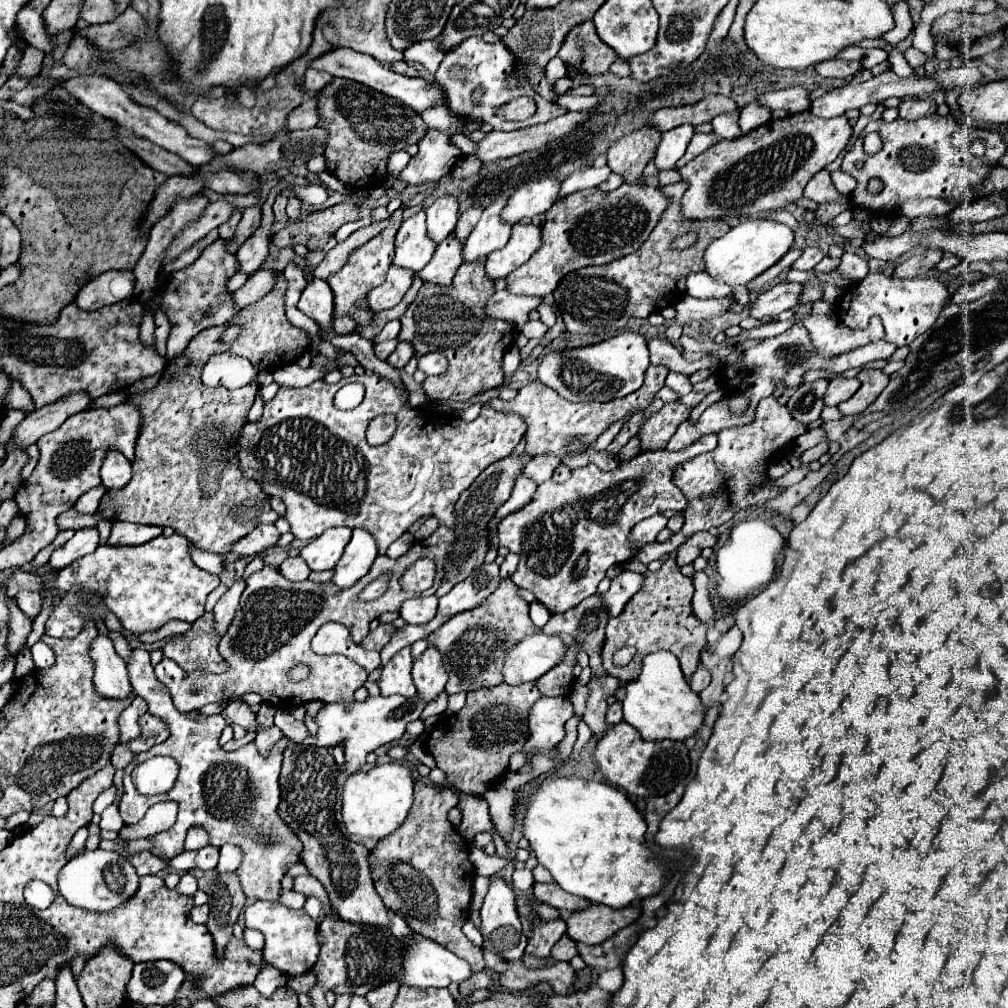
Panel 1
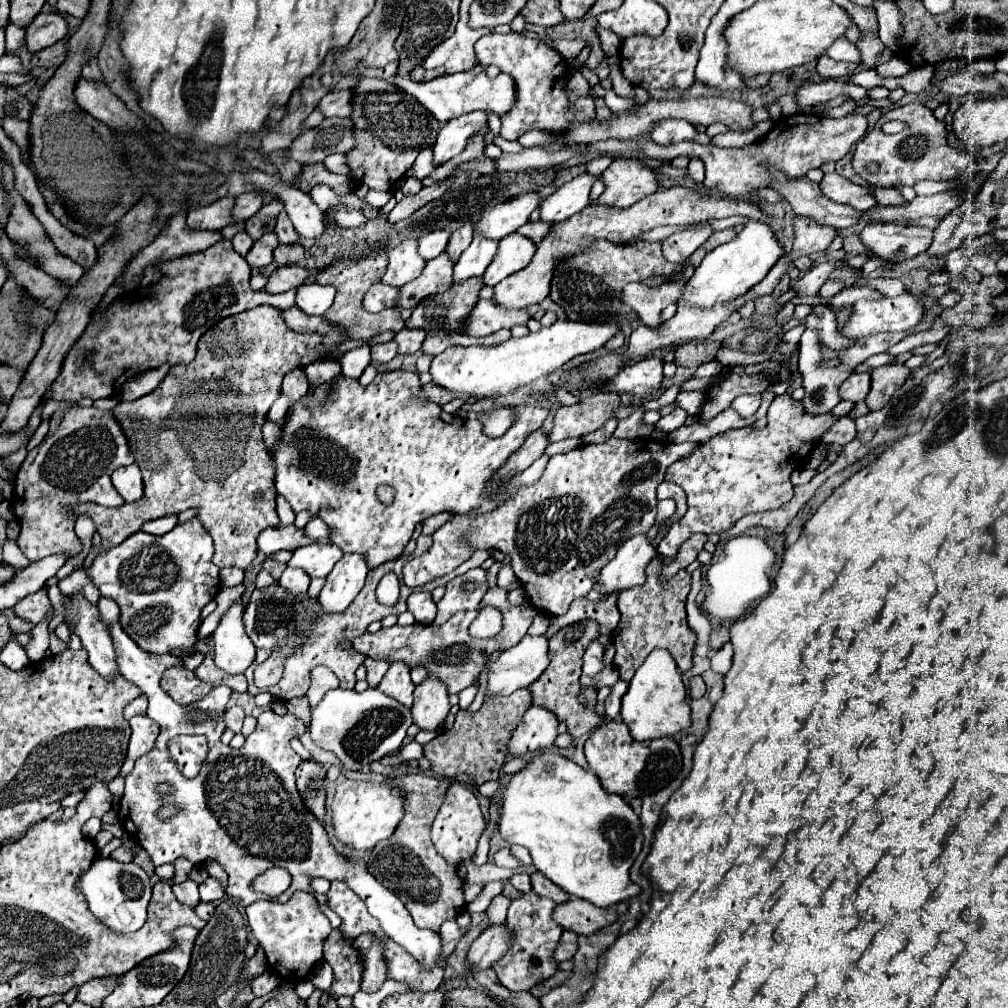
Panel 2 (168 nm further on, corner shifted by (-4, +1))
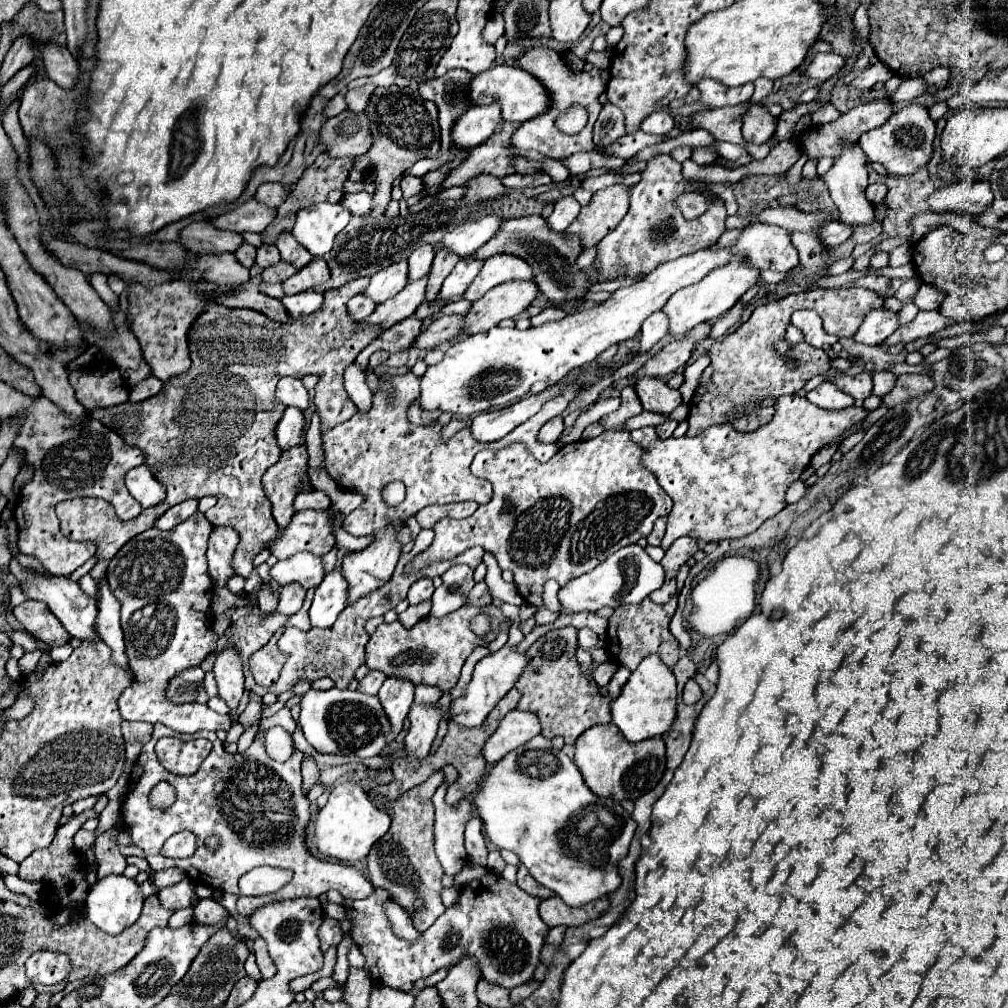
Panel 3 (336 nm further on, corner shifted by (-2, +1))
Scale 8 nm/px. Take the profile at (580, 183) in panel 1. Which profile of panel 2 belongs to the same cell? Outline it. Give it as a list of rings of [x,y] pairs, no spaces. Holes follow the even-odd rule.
[[[582,173],[572,181],[568,181],[566,185],[562,185],[556,193],[552,193],[548,199],[542,201],[540,205],[542,221],[548,221],[548,223],[566,221],[572,215],[580,213],[590,203],[588,193],[594,181],[596,181],[594,175]]]

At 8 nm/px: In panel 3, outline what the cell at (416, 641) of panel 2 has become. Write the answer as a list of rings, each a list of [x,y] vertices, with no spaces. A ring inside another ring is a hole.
[[[486,605],[486,607],[462,607],[442,619],[428,615],[426,619],[418,621],[410,629],[406,629],[400,621],[394,621],[390,625],[382,623],[374,631],[374,635],[370,637],[370,641],[366,645],[366,665],[368,665],[368,669],[378,669],[388,677],[394,675],[394,677],[410,679],[414,685],[418,685],[418,683],[434,685],[434,687],[440,687],[442,693],[446,693],[446,691],[452,691],[454,685],[458,683],[460,669],[462,669],[464,661],[468,659],[468,655],[476,647],[494,641],[500,633],[504,621],[508,621],[508,617],[500,611],[500,607]],[[482,611],[492,615],[494,623],[492,623],[492,631],[484,639],[478,639],[470,631],[468,625],[470,625],[470,619]]]

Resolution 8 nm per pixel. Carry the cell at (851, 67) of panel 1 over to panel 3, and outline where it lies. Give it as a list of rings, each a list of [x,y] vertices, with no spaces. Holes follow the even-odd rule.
[[[818,53],[814,57],[814,61],[810,63],[806,75],[820,79],[820,81],[828,81],[844,67],[844,63],[846,63],[844,57],[840,57],[836,53]]]

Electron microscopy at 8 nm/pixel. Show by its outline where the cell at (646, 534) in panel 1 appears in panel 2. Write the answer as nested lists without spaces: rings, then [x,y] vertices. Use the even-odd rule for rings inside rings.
[[[636,535],[622,543],[616,557],[600,571],[598,585],[602,587],[602,595],[620,593],[646,581],[646,567],[658,555],[646,535]]]

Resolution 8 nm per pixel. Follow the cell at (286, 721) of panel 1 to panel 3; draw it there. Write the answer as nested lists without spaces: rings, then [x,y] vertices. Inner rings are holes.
[[[306,755],[302,761],[302,777],[304,777],[304,783],[302,783],[304,791],[312,789],[312,785],[318,781],[318,767],[312,755]]]

